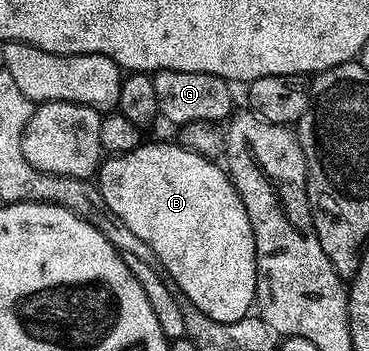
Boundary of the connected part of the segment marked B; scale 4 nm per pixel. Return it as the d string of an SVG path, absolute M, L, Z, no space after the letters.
M144 141L137 148L124 150L114 156L104 157L97 171L97 185L105 204L113 208L113 213L125 220L126 226L135 233L139 239L145 240L153 252L157 252L157 263L162 273L173 283L174 289L196 306L205 316L218 322L236 322L248 317L255 306L255 289L257 288L257 256L255 255L255 241L253 228L249 224L249 212L245 212L245 204L241 204L241 196L231 182L231 176L218 161L197 156L197 152L189 152L184 146L171 142Z

